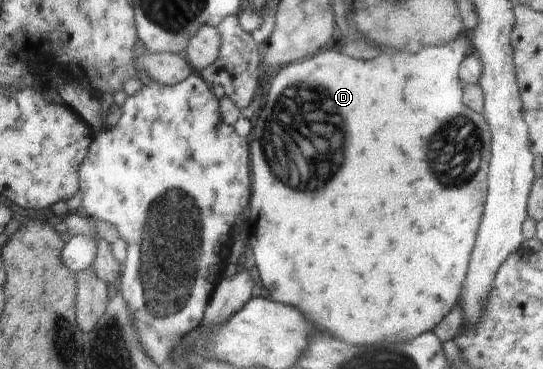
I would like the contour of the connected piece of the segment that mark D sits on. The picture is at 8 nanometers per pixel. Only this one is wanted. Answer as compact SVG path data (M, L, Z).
M467 31L445 46L423 47L415 54L383 50L375 58L359 60L341 53L338 48L325 49L325 52L317 52L308 59L282 67L275 78L269 79L265 108L261 108L259 118L255 116L252 120L253 127L249 137L252 191L247 214L257 214L257 220L247 222L245 239L253 250L255 266L258 267L262 285L269 290L269 296L278 303L298 308L315 328L336 339L355 346L411 342L416 336L433 331L460 300L471 251L484 211L490 156L490 128L486 118L482 112L471 110L462 101L464 92L458 68L463 58L471 52L471 48Z

